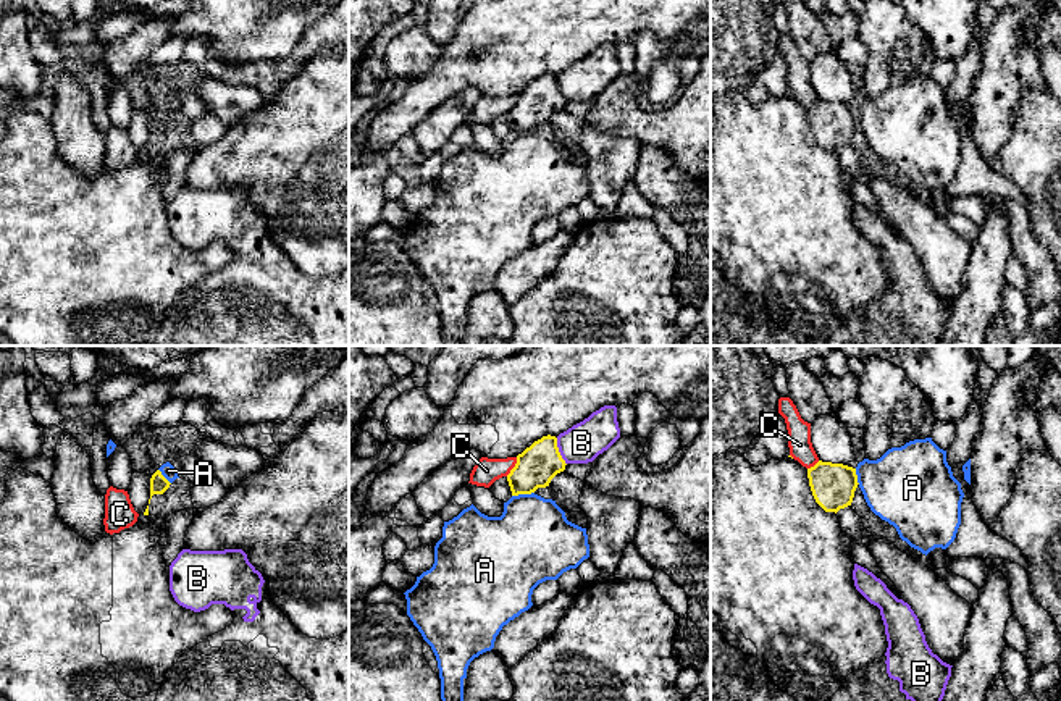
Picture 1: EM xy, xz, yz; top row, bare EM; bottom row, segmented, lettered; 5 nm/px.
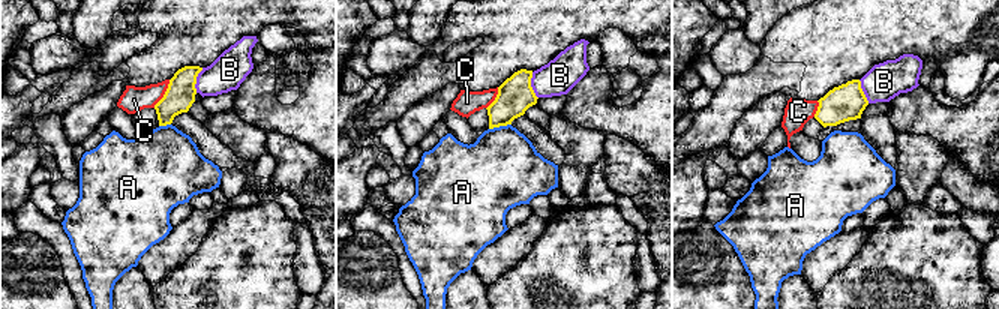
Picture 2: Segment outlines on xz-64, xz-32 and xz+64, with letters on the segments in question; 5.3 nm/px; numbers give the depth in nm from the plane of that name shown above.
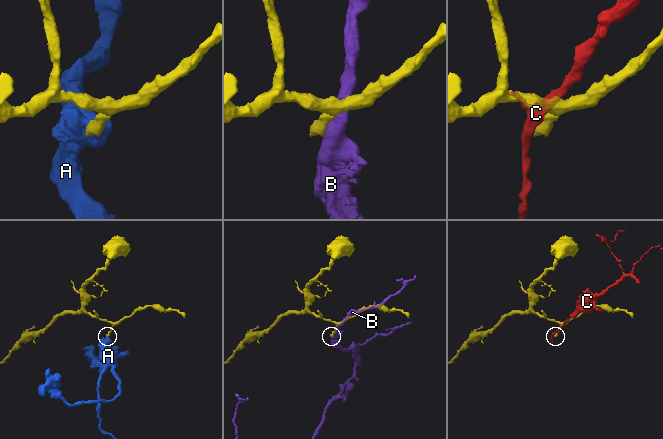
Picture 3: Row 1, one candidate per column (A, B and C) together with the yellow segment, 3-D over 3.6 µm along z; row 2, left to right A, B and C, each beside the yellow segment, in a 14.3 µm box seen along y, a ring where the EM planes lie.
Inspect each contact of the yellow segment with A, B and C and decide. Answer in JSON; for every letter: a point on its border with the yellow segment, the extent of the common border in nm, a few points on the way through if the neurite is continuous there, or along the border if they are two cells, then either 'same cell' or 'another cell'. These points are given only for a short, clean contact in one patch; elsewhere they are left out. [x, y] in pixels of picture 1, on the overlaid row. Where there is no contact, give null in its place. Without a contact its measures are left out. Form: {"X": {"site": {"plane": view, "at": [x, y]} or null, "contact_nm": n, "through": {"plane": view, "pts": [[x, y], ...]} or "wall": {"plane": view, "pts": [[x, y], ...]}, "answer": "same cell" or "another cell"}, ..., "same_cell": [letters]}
{"A": {"site": {"plane": "xz", "at": [522, 493]}, "contact_nm": 110, "wall": {"plane": "xz", "pts": [[533, 491], [512, 496]]}, "answer": "another cell"}, "B": {"site": {"plane": "xz", "at": [557, 451]}, "contact_nm": 140, "answer": "another cell"}, "C": {"site": {"plane": "xz", "at": [514, 467]}, "contact_nm": 110, "answer": "another cell"}, "same_cell": []}

